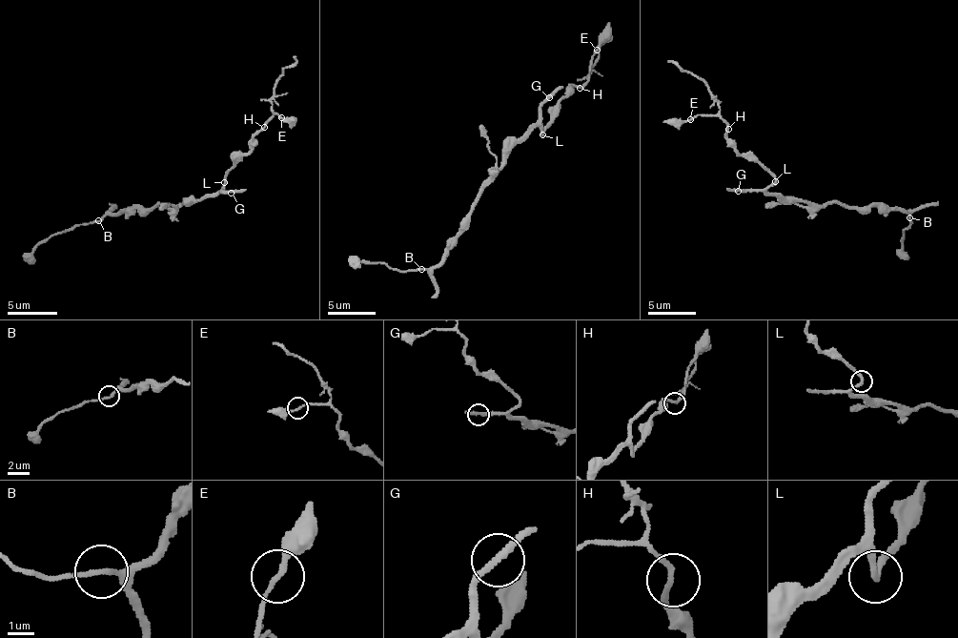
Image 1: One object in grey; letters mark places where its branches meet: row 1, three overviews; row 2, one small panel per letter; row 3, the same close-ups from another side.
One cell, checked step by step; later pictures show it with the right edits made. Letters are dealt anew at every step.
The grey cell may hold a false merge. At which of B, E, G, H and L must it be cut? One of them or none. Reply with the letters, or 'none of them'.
none of them

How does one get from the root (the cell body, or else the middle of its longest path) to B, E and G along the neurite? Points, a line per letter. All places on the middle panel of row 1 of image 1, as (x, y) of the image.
B: (508, 155), (498, 174), (478, 195), (469, 216), (469, 225), (458, 237), (458, 242), (438, 264), (421, 269)
E: (508, 155), (534, 127), (541, 133), (565, 92), (589, 78), (597, 50)
G: (508, 155), (508, 151), (537, 122), (539, 108), (549, 97)

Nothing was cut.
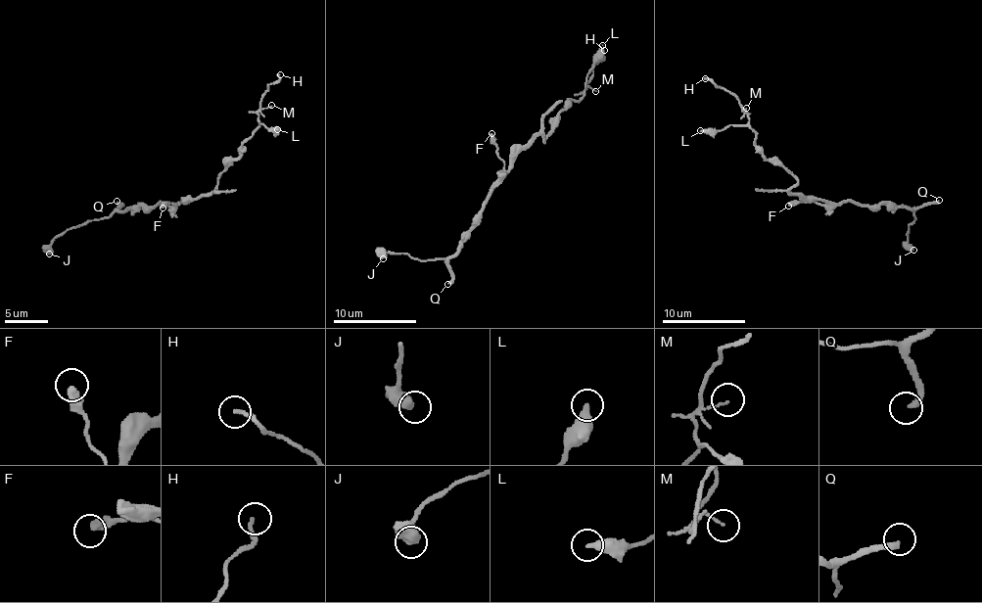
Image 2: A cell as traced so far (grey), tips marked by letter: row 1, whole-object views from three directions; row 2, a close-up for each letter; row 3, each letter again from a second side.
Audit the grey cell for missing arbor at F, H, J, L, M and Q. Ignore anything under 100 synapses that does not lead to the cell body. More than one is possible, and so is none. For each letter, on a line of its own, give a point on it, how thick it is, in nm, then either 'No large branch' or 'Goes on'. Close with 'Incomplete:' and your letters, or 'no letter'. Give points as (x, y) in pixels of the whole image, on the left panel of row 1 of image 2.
F: Place: (163, 208). Thickness 360 nm. No large branch
H: Place: (280, 74). Thickness 160 nm. No large branch
J: Place: (49, 254). Thickness 380 nm. No large branch
L: Place: (277, 129). Thickness 440 nm. No large branch
M: Place: (271, 105). Thickness 80 nm. No large branch
Q: Place: (116, 201). Thickness 240 nm. Goes on
Incomplete: Q

